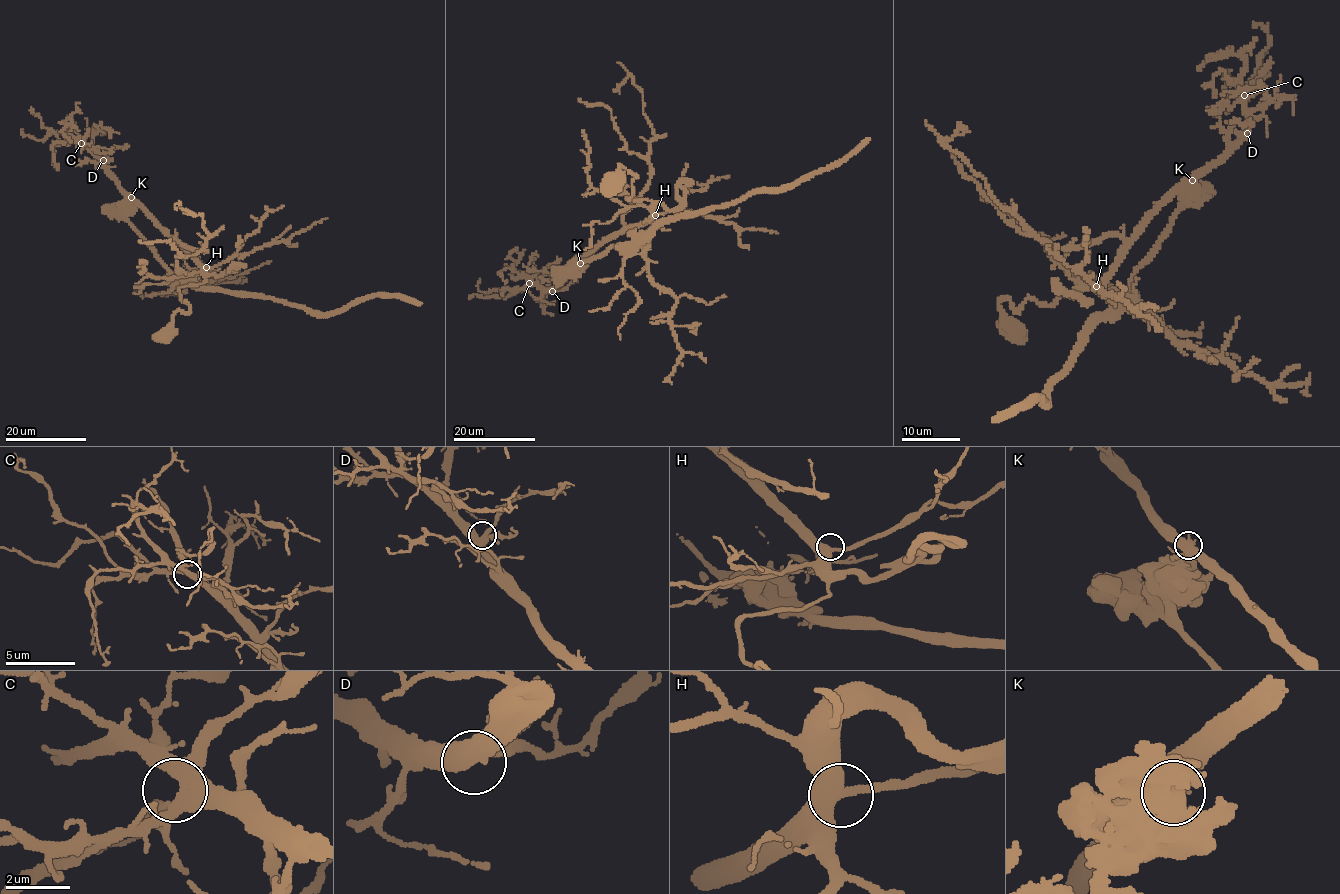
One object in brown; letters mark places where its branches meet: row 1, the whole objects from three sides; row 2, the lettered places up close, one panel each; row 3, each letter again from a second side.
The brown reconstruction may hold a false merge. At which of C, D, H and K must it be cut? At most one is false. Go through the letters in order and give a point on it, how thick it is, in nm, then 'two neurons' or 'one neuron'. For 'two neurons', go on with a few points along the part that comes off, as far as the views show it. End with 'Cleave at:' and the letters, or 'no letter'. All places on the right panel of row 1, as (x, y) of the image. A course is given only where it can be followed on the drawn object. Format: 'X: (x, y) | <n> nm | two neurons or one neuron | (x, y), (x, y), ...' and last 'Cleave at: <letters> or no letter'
C: (1244, 95) | 380 nm | one neuron
D: (1247, 133) | 480 nm | one neuron
H: (1096, 286) | 420 nm | one neuron
K: (1192, 180) | 550 nm | two neurons | (1192, 181), (1192, 195), (1125, 297), (1096, 319), (1071, 367), (1055, 380), (1049, 407), (1037, 399), (993, 419)
Cleave at: K

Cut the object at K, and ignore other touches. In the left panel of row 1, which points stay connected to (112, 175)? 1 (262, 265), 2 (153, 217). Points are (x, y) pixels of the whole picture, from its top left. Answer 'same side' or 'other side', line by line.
1: same side
2: same side

